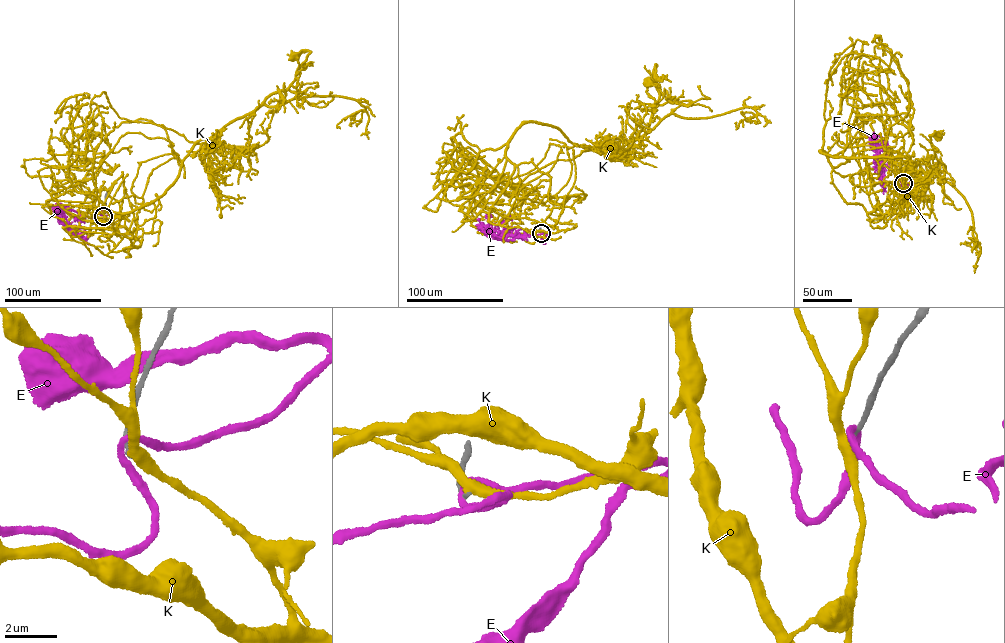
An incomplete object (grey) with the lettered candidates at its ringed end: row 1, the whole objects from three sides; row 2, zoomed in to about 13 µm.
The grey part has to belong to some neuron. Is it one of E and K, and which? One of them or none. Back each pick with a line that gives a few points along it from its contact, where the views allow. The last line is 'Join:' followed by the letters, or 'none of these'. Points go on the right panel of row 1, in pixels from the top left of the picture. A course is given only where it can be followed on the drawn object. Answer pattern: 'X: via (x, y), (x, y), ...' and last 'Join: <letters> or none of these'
K: via (903, 183), (891, 159), (856, 153), (833, 167), (820, 151), (941, 172), (937, 136)
Join: K

